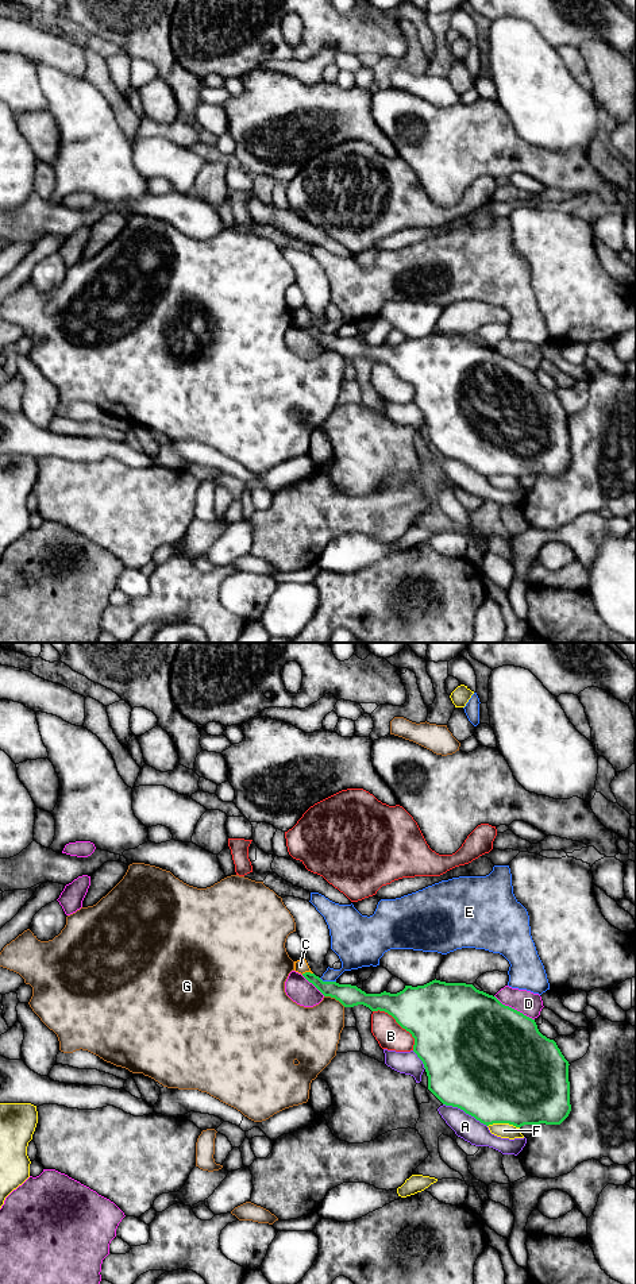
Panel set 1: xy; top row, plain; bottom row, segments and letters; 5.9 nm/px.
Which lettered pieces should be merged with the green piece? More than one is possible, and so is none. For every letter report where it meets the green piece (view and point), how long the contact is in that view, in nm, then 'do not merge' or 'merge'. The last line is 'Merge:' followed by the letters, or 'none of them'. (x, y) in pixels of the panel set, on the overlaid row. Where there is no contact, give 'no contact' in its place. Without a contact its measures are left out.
A: xy (465, 1111) | 300 nm | do not merge
B: xy (400, 1025) | 340 nm | do not merge
C: xy (307, 972) | 70 nm | do not merge
D: xy (513, 1009) | 280 nm | do not merge
E: xy (327, 982) | 110 nm | do not merge
F: xy (504, 1122) | 190 nm | do not merge
G: xy (335, 998) | 140 nm | do not merge
Merge: none of them

